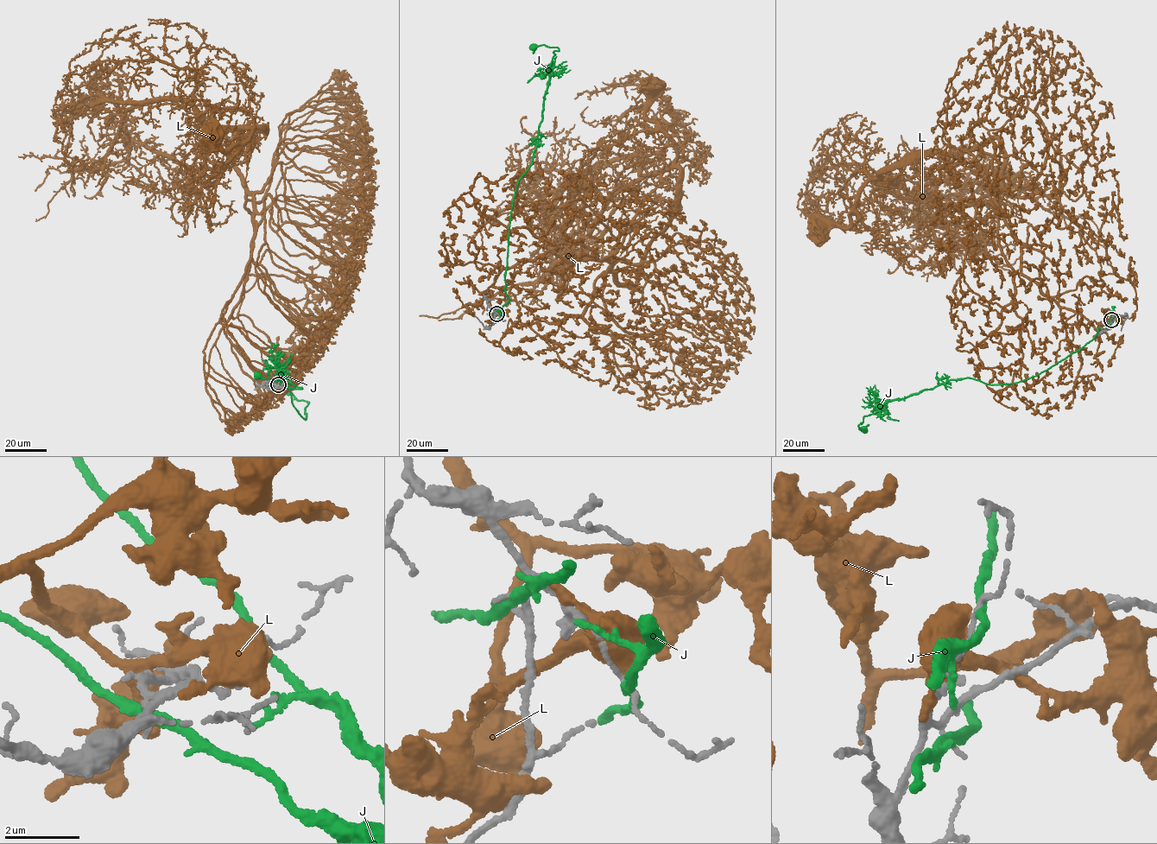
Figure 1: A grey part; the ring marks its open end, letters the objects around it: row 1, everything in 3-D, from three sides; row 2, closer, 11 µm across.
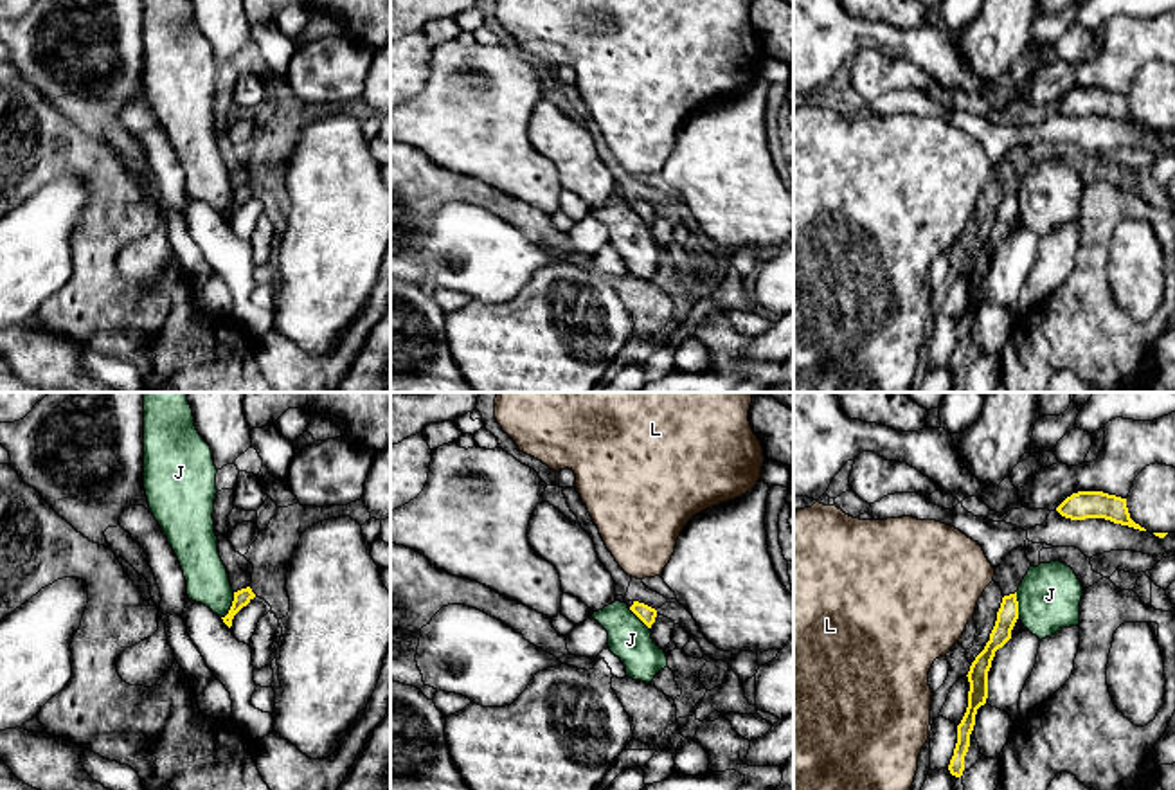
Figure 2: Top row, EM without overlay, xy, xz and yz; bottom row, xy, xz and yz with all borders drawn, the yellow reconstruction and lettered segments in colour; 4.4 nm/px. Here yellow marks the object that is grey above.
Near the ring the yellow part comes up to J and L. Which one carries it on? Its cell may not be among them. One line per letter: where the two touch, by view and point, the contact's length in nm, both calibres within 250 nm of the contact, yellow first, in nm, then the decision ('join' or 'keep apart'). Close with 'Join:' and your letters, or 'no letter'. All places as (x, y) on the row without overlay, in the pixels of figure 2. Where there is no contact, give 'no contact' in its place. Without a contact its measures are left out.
J: xy (233, 202) | 130 nm | 80/190 nm | keep apart
L: no contact | keep apart
Join: no letter

